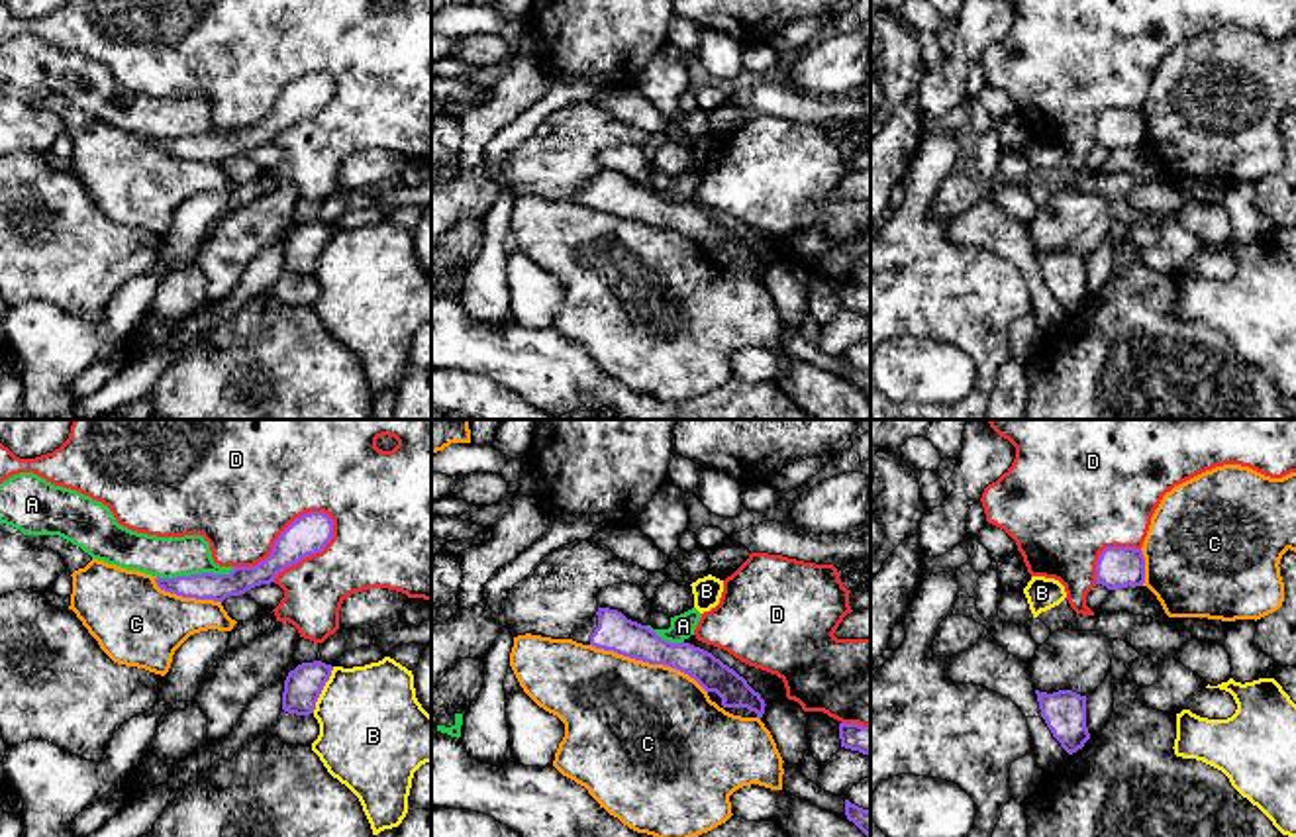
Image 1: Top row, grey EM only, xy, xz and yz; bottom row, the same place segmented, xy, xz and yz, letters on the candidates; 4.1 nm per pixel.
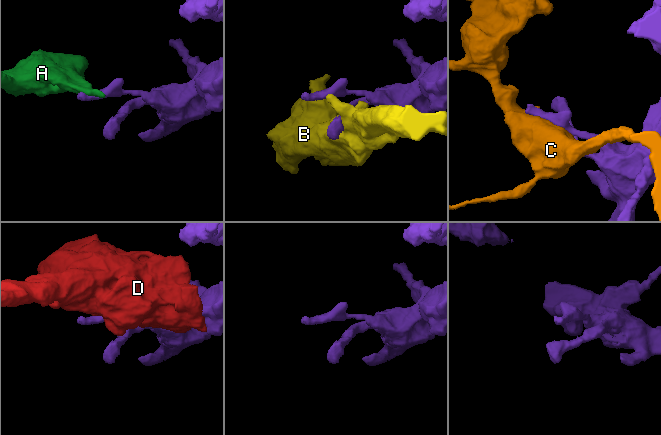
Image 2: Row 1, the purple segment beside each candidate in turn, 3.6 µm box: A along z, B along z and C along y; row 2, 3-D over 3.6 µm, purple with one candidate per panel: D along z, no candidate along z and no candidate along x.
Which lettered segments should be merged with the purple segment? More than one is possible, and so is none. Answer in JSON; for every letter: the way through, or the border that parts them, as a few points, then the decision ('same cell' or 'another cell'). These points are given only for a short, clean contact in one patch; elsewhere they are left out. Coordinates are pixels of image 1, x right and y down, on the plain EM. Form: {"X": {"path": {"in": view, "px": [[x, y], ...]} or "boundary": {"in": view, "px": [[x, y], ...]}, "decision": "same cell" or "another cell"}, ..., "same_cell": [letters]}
{"A": {"boundary": {"in": "xy", "px": [[234, 128], [228, 134], [157, 138]]}, "decision": "another cell"}, "B": {"decision": "another cell"}, "C": {"decision": "another cell"}, "D": {"decision": "another cell"}, "same_cell": []}

